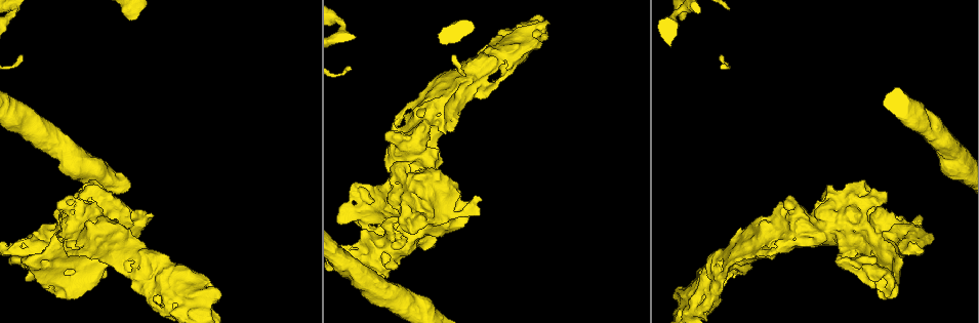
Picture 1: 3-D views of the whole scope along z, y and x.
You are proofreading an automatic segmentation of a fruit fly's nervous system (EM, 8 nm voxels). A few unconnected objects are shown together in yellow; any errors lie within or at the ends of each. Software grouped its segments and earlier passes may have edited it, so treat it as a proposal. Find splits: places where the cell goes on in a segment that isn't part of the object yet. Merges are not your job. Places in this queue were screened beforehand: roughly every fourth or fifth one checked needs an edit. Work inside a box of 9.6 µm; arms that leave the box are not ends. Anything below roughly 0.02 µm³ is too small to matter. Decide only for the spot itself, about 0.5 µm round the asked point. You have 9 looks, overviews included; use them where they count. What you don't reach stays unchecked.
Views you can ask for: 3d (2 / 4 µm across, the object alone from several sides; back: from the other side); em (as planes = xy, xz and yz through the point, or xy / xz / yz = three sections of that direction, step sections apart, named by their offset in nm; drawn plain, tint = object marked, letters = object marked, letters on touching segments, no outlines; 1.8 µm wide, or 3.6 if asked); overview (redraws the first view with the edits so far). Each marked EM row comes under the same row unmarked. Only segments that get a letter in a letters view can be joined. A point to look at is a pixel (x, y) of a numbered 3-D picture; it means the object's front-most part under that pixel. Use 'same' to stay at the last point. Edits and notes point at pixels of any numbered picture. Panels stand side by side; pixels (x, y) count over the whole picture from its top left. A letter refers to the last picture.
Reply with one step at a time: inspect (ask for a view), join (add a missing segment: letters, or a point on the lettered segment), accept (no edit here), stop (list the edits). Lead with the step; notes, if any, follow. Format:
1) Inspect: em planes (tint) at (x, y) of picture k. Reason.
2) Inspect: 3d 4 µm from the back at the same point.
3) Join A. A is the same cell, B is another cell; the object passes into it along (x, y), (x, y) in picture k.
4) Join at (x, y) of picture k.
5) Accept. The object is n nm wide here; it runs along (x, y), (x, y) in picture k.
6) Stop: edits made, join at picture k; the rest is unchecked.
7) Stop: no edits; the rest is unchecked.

Inspect: 3d 4 µm from the back at (454, 124) of picture 1. Branch stops here.

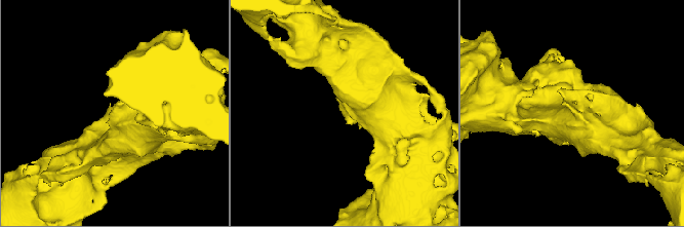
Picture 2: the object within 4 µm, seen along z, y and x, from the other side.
Inspect: em 3.6 µm planes (tint) at (116, 107) of picture 2. Need the tissue.

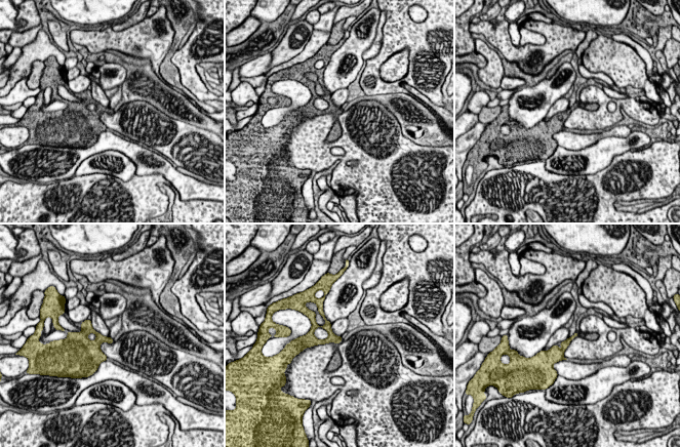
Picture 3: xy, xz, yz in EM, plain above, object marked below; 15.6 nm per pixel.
Inspect: em 3.6 µm planes (letters) at the same point.

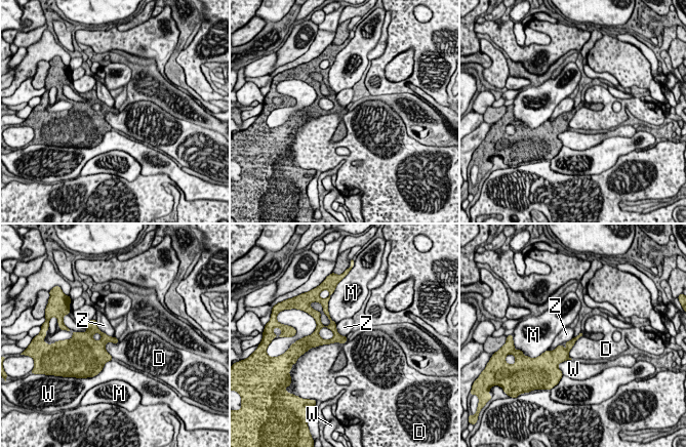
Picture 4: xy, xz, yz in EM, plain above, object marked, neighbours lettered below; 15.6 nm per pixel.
Accept. D, M, W and Z are other cells; none of them fits.

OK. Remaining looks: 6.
Inspect: em planes (letters) at (142, 272) of picture 1. Thick end.

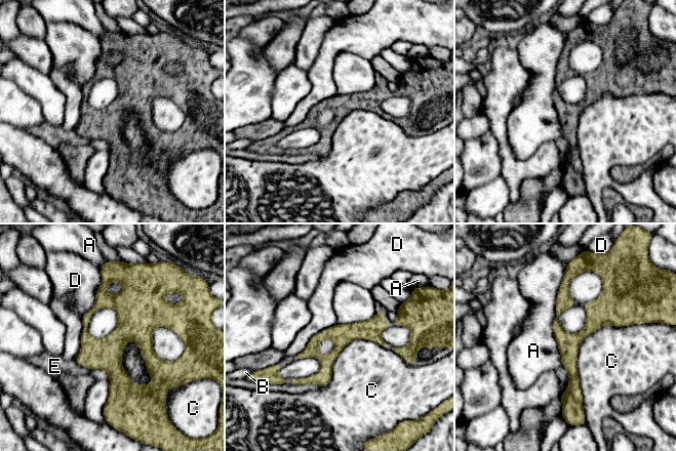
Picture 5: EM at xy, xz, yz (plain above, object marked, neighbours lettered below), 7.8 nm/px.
Accept. A, B, C, D and E are other cells; none of them fits.

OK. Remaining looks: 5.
Inspect: em planes (letters) at (539, 29) of picture 1. Stops while still wide.

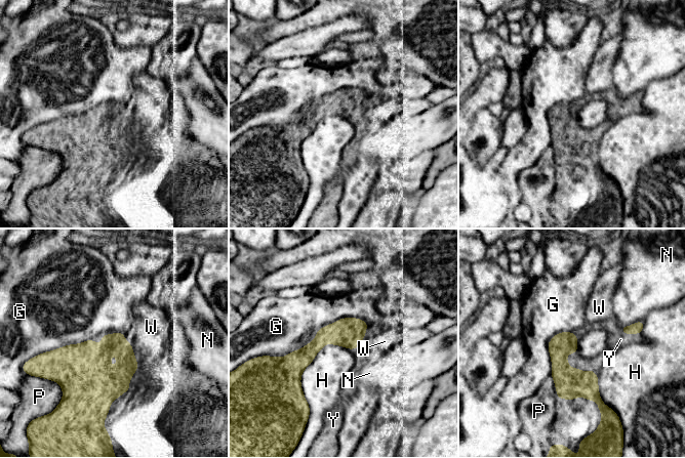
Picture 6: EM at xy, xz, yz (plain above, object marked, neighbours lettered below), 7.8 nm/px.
Join Y. Y is the same cell, G, H, N, P and W are other cells; the object passes into it along (636, 328), (630, 333), (611, 324) in picture 6; it goes on there.

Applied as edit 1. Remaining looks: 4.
Stop: edits made, join at picture 6; the rest is unchecked.

